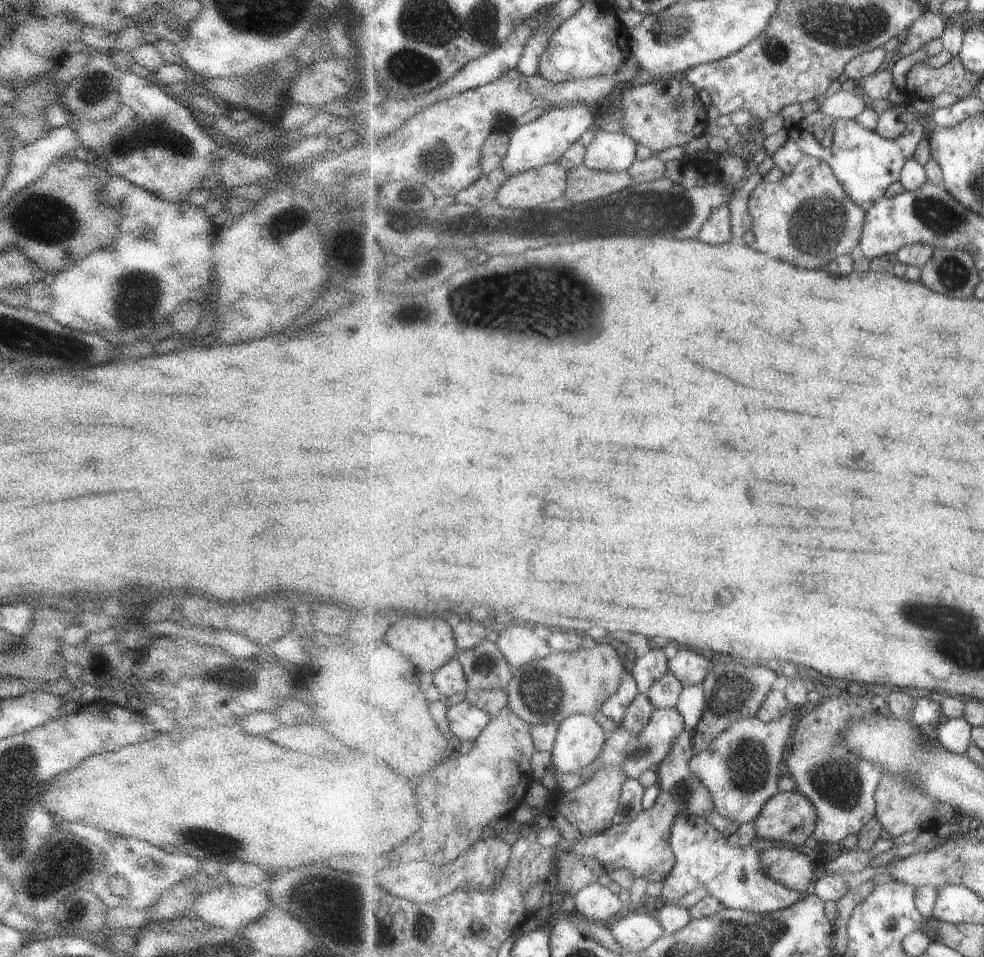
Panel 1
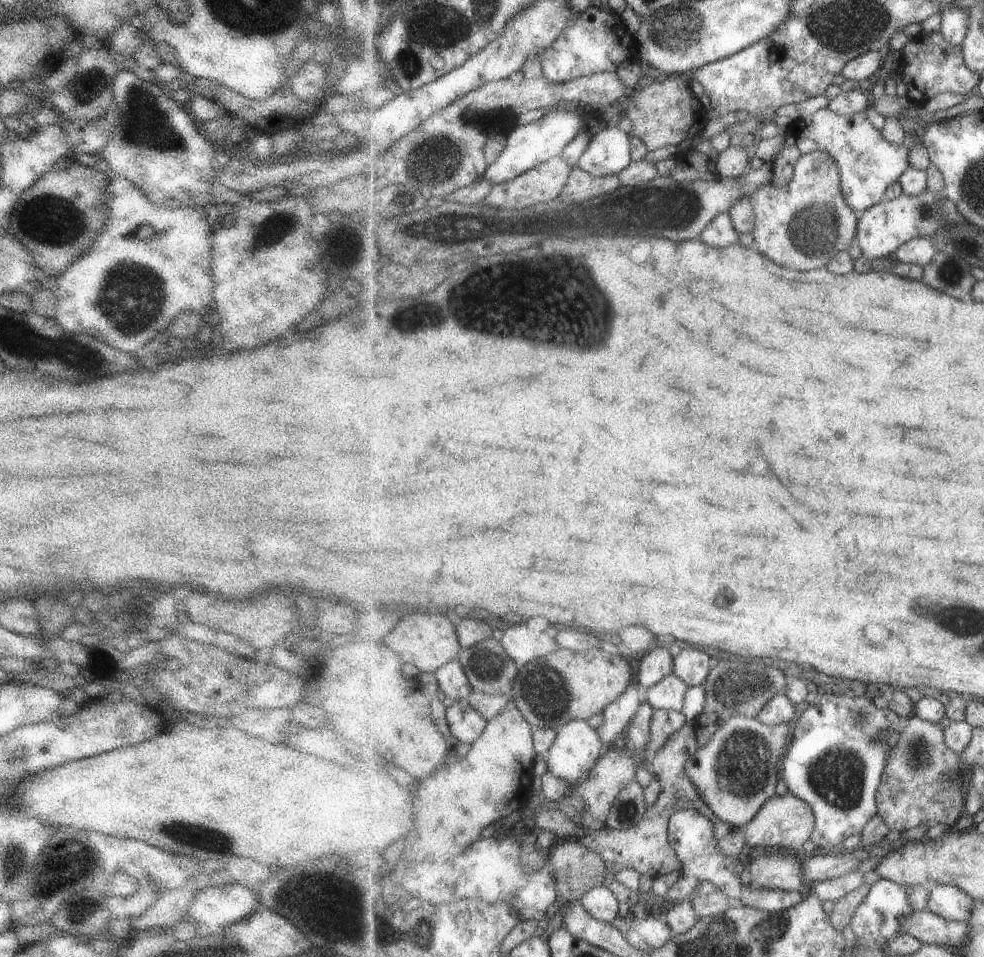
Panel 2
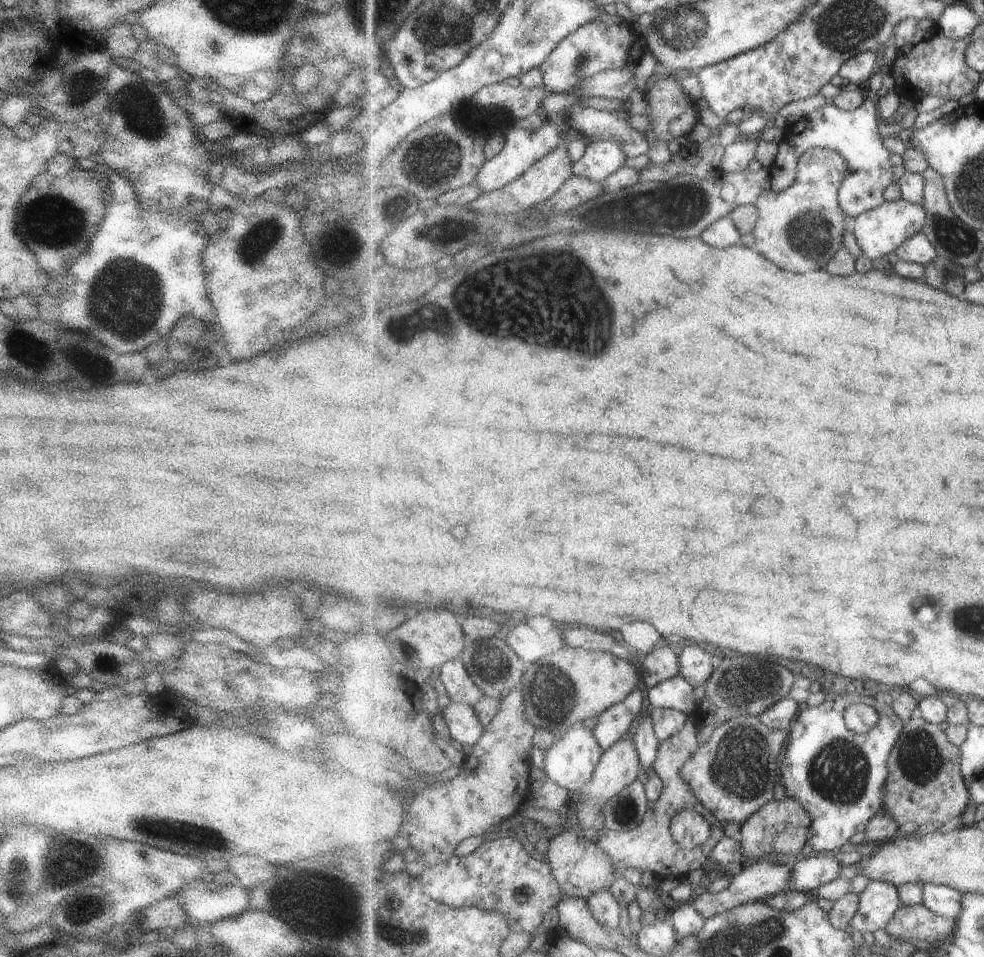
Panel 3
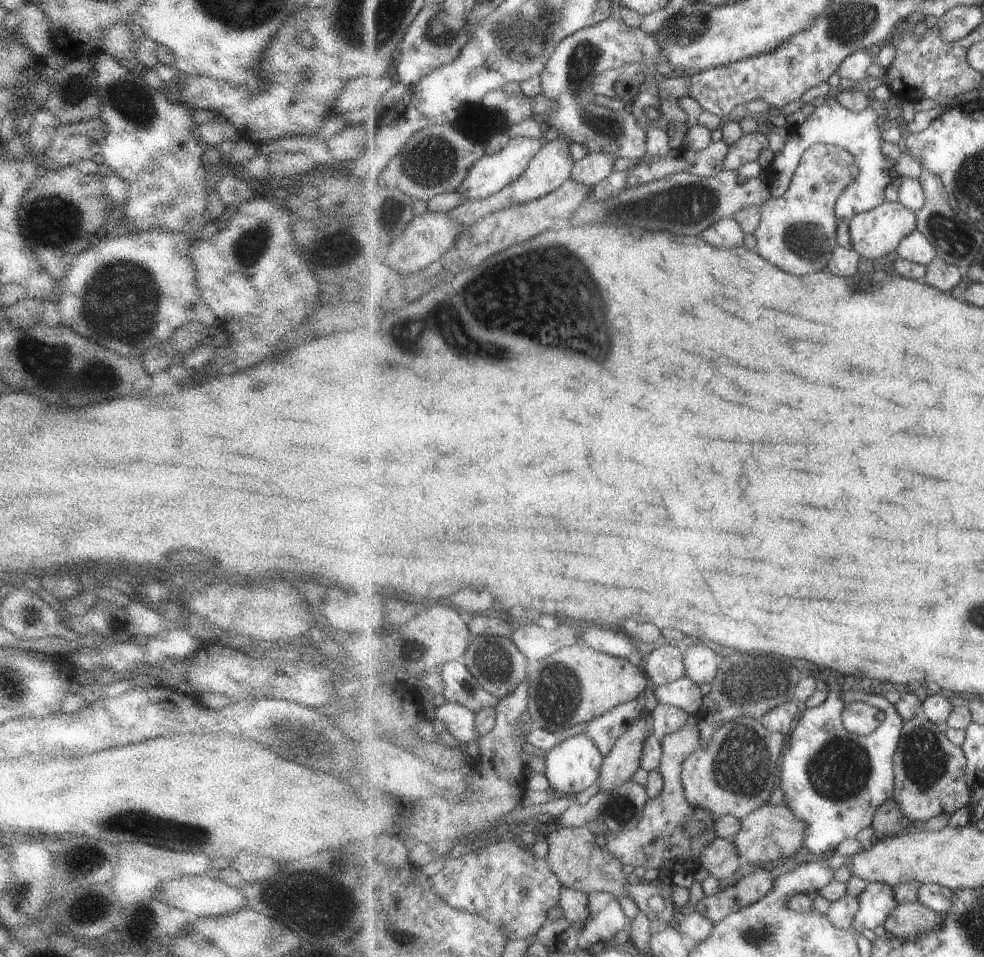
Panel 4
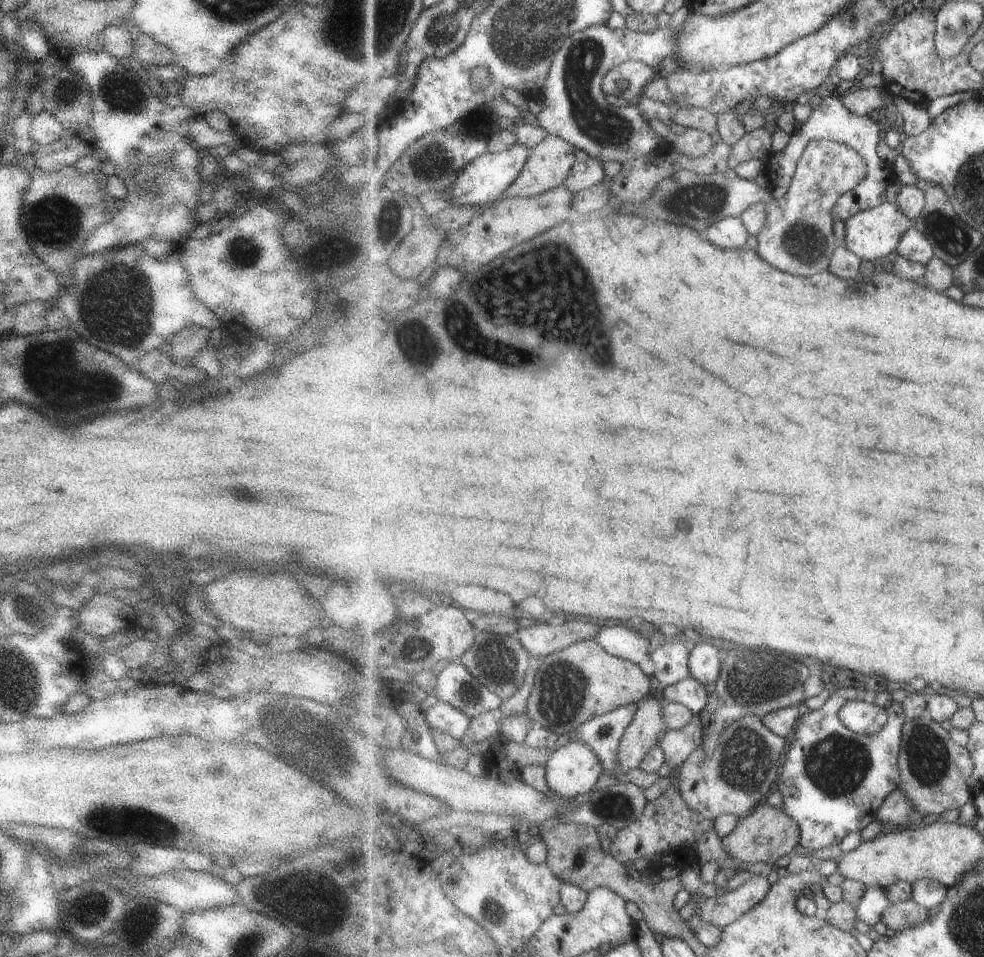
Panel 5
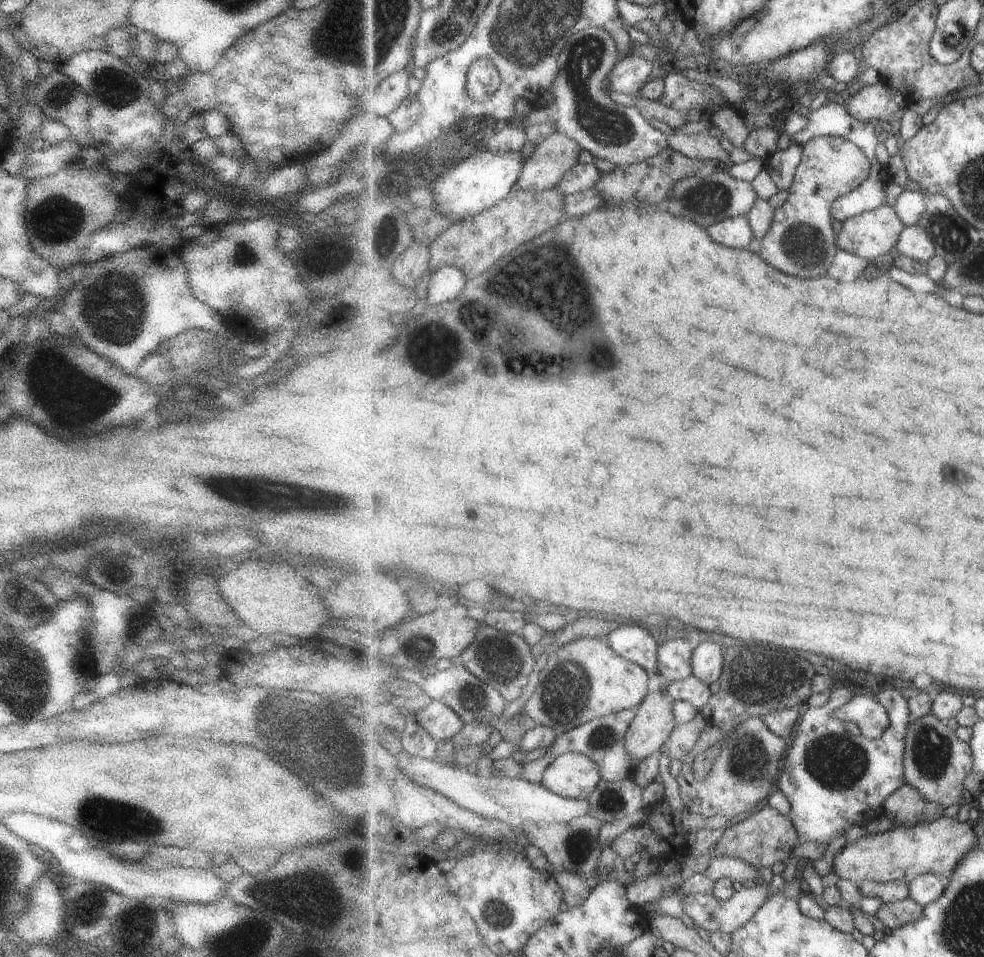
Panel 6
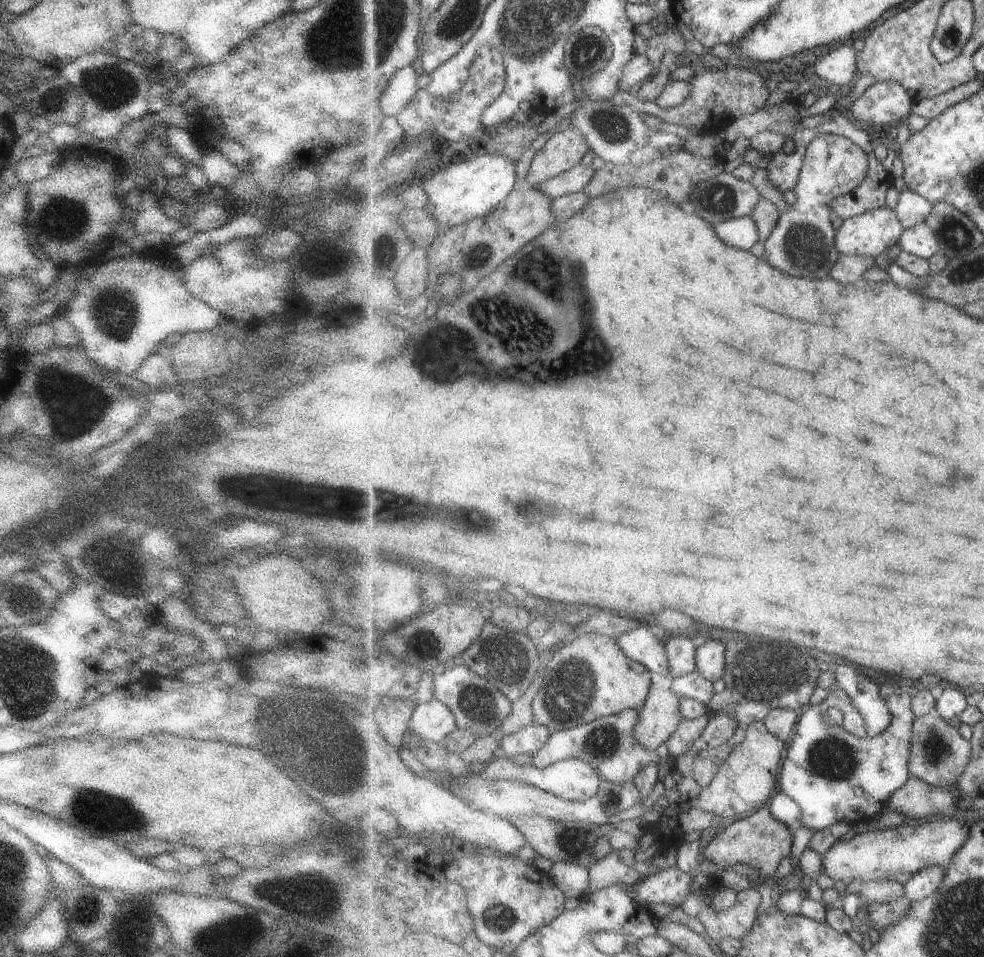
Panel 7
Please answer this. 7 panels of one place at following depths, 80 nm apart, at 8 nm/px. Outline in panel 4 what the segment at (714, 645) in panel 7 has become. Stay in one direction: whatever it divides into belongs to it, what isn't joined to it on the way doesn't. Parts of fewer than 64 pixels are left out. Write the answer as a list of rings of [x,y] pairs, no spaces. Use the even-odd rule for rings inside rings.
[[[686,646],[684,665],[686,676],[698,685],[711,682],[718,676],[723,656],[705,646]]]

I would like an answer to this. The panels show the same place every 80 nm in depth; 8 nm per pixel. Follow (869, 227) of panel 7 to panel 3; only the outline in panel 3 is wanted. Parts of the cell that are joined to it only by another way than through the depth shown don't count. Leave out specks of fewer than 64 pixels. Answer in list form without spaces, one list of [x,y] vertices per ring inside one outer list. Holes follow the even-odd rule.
[[[901,197],[899,200],[885,201],[877,208],[862,212],[855,218],[853,233],[862,254],[871,260],[888,255],[893,257],[896,250],[926,226],[930,213],[924,200],[918,205]]]

